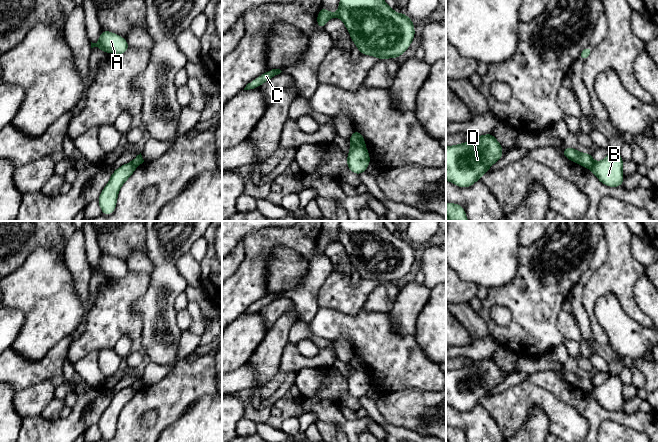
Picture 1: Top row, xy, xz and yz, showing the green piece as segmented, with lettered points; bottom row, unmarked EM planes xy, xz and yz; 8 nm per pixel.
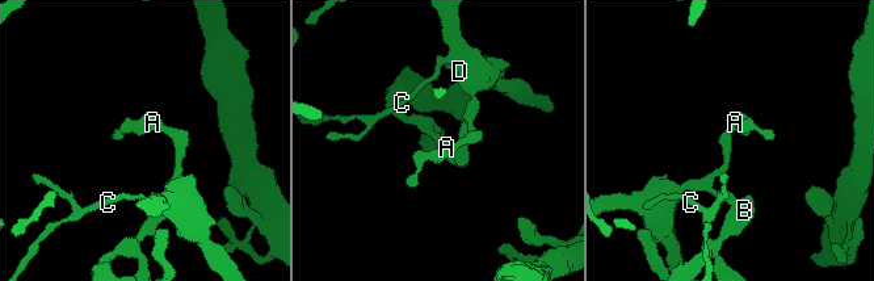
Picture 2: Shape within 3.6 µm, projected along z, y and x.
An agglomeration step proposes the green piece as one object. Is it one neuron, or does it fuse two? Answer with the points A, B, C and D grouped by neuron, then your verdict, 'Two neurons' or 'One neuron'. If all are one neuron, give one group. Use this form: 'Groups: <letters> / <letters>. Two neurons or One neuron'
Groups: A C D / B. Two neurons

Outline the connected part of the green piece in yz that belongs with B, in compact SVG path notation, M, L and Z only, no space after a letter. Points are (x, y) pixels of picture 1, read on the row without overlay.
M619 376L610 377L600 386L595 386L589 393L598 404L608 411L623 409L623 383Z

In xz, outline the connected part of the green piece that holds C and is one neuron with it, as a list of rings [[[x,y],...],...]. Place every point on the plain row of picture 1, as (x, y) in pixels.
[[[272,293],[272,294],[266,295],[264,298],[260,299],[259,301],[257,301],[256,303],[248,307],[244,312],[244,314],[259,312],[263,307],[267,306],[274,300],[280,298],[281,296],[282,295],[280,293]]]

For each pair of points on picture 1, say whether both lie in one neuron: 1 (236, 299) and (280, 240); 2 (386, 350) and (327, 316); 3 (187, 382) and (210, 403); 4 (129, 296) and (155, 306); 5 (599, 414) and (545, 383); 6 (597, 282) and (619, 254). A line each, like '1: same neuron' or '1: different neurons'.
1: same neuron
2: same neuron
3: different neurons
4: different neurons
5: same neuron
6: same neuron

